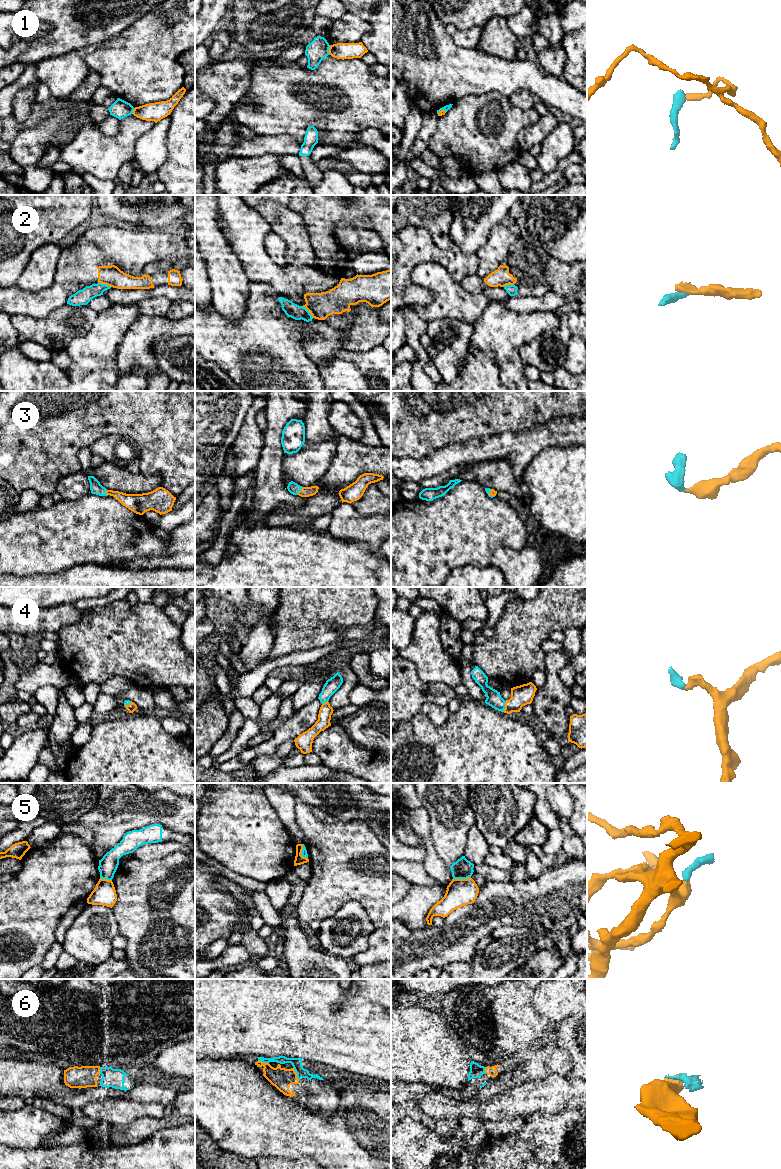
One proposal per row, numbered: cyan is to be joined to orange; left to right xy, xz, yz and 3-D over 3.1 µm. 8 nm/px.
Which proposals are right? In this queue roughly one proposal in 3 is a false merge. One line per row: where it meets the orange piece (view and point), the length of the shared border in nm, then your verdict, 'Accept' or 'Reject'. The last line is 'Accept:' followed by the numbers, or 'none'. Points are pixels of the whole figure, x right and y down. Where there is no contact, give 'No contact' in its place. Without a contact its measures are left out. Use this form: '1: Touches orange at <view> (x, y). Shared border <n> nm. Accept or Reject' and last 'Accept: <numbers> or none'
1: Touches orange at xz (329, 50). Shared border 80 nm. Reject
2: Touches orange at xy (104, 283). Shared border 110 nm. Reject
3: Touches orange at xz (299, 491). Shared border 80 nm. Accept
4: Touches orange at yz (505, 706). Shared border 90 nm. Accept
5: Touches orange at yz (461, 879). Shared border 150 nm. Reject
6: Touches orange at xz (296, 1073). Shared border 120 nm. Accept
Accept: 3, 4, 6

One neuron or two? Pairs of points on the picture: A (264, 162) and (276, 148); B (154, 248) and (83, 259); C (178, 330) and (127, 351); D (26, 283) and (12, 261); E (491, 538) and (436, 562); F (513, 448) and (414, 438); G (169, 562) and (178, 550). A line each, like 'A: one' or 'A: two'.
A: two
B: two
C: one
D: two
E: one
F: two
G: one

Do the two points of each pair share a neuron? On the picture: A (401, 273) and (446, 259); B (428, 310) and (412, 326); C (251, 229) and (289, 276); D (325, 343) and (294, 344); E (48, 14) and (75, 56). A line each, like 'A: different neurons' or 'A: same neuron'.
A: same neuron
B: different neurons
C: same neuron
D: different neurons
E: different neurons

